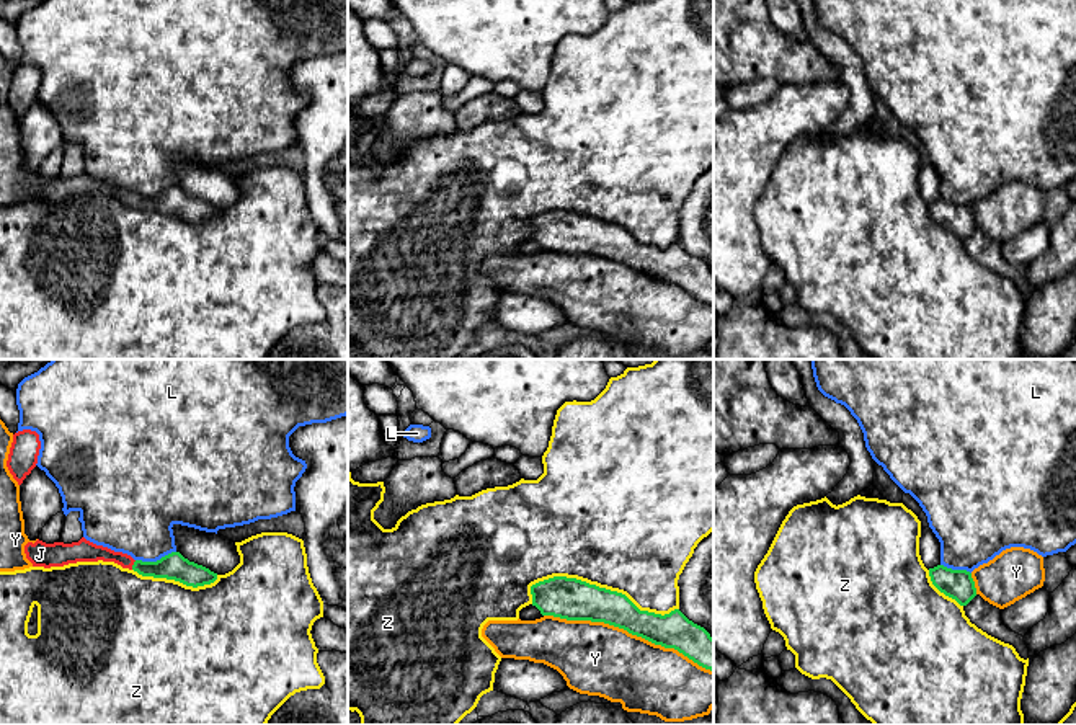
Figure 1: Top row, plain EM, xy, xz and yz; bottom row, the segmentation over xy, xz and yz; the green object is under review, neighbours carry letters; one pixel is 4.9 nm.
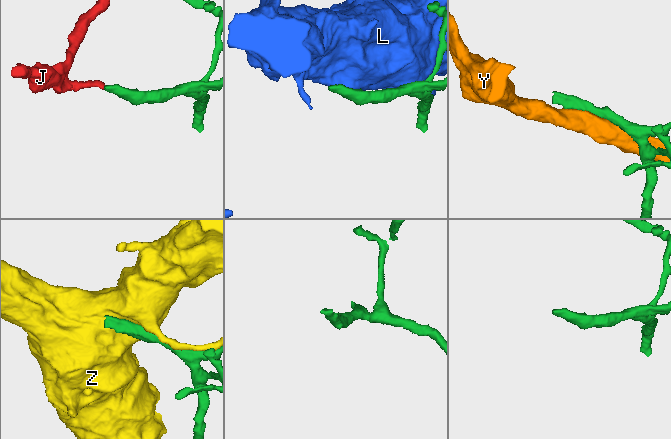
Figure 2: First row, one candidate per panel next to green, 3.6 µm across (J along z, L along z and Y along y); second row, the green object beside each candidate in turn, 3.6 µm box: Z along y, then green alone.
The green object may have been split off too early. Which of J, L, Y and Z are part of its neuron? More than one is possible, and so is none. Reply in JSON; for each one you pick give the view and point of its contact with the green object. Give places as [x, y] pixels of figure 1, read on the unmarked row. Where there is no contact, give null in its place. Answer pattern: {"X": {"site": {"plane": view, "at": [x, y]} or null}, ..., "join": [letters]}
{"J": {"site": {"plane": "xy", "at": [133, 200]}}, "join": ["J"]}

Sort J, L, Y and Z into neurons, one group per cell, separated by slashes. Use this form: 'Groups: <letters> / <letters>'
Groups: J / L / Y / Z

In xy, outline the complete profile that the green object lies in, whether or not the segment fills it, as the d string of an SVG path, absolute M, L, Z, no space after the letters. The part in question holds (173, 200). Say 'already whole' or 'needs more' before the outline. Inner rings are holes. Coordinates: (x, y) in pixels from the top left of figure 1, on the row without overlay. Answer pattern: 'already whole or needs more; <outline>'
needs more; M85 171L78 176L64 178L54 176L46 178L42 175L28 176L24 180L26 193L33 201L64 201L77 196L114 196L122 202L137 206L142 211L167 212L180 216L186 220L204 220L217 214L217 207L209 202L189 196L180 186L171 186L157 196L134 194L131 189L114 186L108 181L96 180Z

